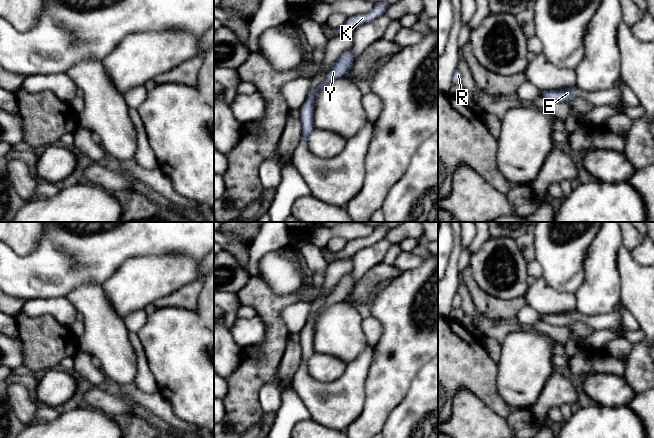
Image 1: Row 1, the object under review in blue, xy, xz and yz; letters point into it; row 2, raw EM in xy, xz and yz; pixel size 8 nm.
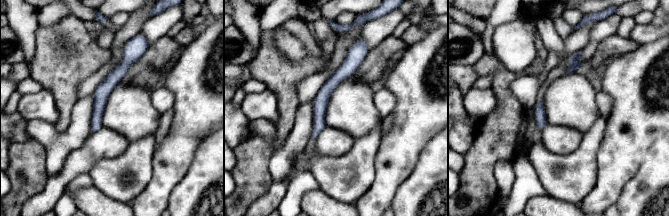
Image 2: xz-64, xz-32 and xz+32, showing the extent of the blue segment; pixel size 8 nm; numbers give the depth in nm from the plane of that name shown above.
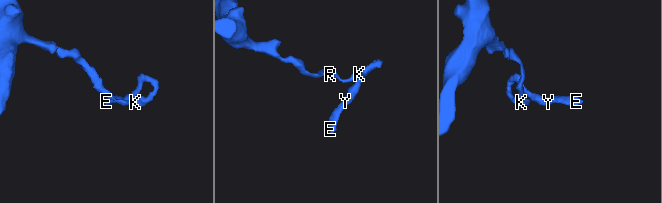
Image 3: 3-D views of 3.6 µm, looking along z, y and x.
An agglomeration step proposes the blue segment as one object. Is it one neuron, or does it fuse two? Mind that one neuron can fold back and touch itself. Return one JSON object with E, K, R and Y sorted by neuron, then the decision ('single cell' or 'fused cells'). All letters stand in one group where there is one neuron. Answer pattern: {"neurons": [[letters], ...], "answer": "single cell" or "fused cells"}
{"neurons": [["E", "K", "R", "Y"]], "answer": "single cell"}

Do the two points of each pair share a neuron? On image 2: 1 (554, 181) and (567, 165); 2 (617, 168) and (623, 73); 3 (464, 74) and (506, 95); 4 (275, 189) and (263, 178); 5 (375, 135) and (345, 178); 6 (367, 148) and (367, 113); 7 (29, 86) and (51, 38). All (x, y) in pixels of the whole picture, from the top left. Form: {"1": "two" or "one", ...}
{"1": "one", "2": "one", "3": "two", "4": "two", "5": "one", "6": "two", "7": "two"}

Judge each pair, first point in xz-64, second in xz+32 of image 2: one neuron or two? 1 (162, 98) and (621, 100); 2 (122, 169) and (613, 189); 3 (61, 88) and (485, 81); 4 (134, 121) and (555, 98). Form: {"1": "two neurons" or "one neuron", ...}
{"1": "two neurons", "2": "two neurons", "3": "two neurons", "4": "one neuron"}

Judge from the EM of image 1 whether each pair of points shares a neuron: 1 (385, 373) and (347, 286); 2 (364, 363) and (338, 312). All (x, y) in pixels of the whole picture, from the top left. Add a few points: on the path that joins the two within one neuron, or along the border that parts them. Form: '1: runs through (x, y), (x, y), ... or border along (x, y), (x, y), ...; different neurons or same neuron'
1: border along (374, 347), (372, 362), (368, 370); different neurons
2: border along (368, 345), (347, 364); different neurons

